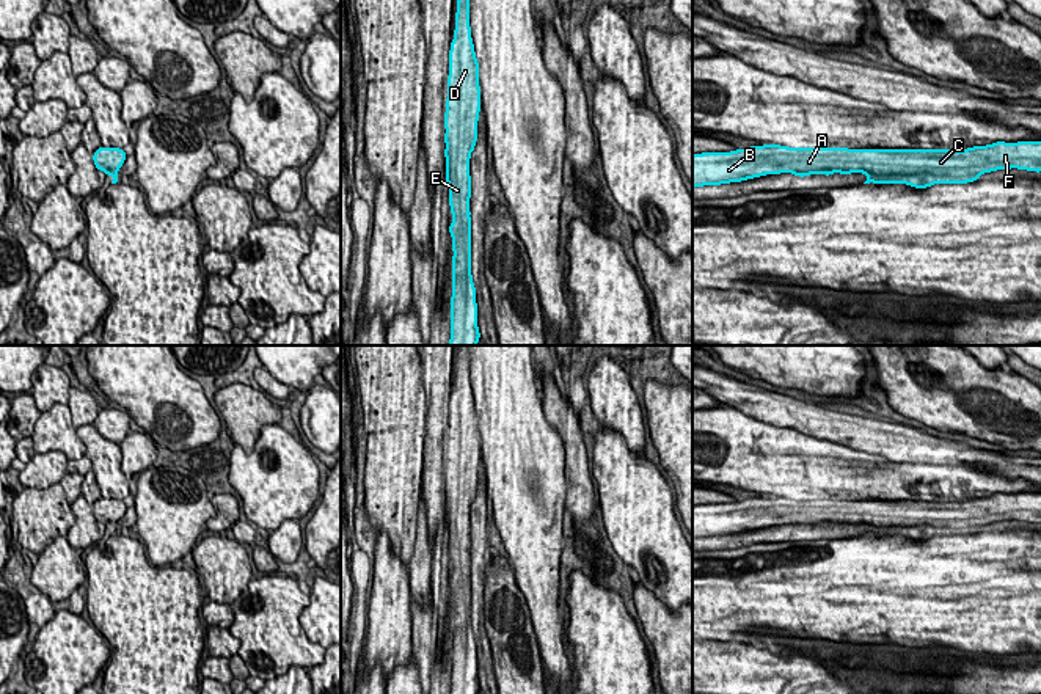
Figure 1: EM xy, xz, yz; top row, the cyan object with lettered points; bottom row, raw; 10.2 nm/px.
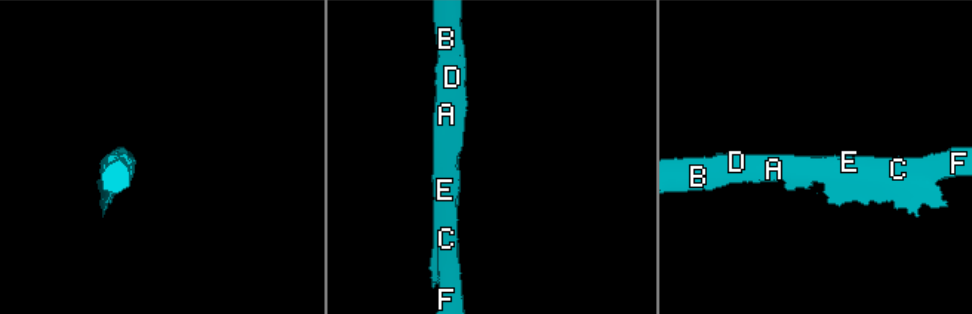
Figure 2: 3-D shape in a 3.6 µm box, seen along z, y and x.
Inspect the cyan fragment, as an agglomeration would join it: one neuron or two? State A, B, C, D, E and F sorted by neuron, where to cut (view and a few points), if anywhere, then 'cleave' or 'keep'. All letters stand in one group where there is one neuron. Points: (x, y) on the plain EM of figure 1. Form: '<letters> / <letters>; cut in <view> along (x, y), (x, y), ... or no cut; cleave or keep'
A B C D E F; no cut; keep

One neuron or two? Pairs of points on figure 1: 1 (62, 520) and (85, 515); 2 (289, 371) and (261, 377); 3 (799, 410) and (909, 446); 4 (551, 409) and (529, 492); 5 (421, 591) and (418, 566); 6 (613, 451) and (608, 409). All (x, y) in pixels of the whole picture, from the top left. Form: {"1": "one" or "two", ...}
{"1": "two", "2": "two", "3": "one", "4": "two", "5": "one", "6": "two"}

